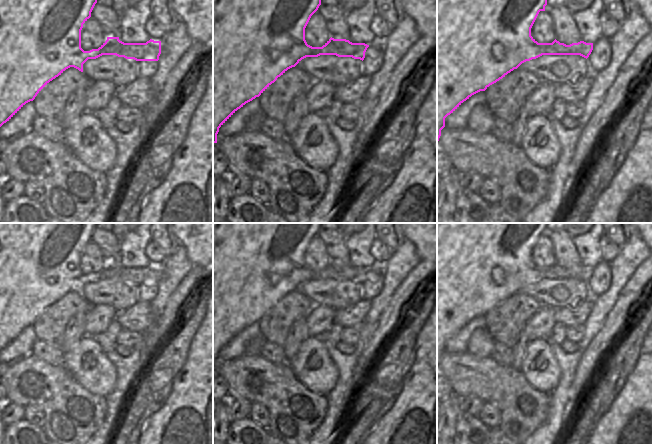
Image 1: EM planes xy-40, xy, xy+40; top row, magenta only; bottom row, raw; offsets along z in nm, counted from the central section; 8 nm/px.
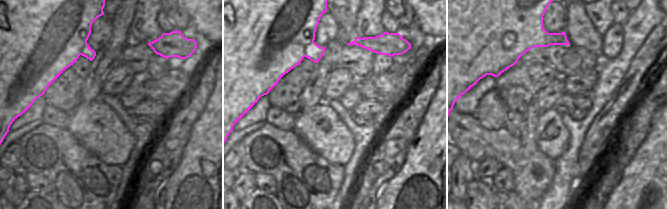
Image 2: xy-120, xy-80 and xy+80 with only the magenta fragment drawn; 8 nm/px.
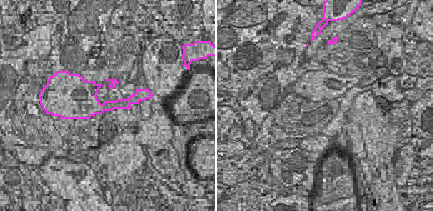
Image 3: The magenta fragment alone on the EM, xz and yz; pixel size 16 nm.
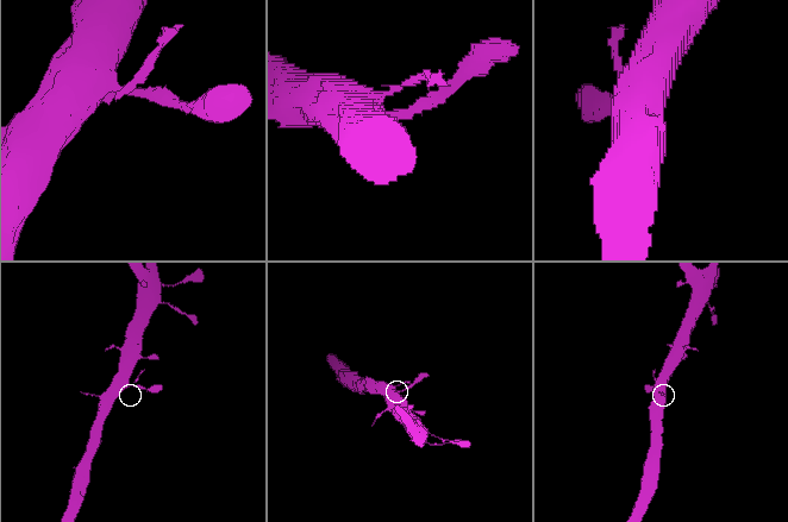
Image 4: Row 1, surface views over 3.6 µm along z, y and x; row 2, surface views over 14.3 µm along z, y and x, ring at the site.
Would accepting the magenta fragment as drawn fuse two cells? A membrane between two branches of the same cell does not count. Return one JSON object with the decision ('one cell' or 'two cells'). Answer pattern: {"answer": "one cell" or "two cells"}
{"answer": "one cell"}

